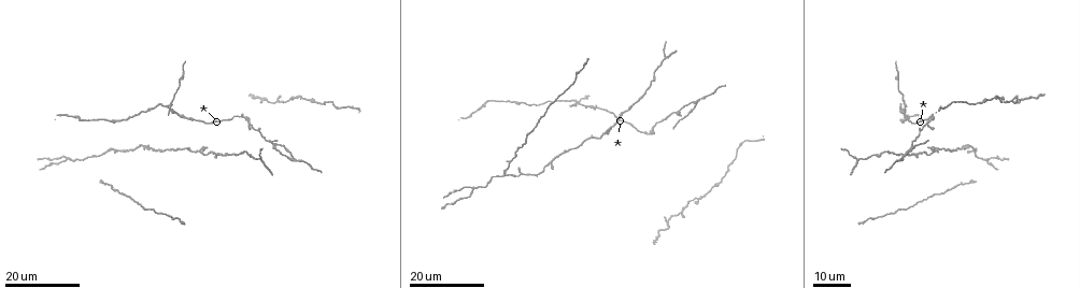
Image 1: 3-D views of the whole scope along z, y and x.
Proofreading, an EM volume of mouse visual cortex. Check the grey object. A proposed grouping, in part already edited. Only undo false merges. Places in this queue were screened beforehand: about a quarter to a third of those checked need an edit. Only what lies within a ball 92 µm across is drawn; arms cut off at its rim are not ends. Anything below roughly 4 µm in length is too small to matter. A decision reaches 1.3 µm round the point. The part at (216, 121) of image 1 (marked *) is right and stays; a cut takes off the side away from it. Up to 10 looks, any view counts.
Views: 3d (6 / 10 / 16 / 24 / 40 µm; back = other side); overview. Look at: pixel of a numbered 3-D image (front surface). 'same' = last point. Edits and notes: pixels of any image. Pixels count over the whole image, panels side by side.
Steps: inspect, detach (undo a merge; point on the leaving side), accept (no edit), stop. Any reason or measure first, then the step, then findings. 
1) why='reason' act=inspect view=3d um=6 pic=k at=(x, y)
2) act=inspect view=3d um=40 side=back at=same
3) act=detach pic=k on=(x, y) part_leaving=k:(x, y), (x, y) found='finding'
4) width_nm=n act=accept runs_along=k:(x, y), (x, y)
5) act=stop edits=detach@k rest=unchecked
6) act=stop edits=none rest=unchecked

why='branch point' act=inspect view=3d um=24 pic=1 at=(199, 153)

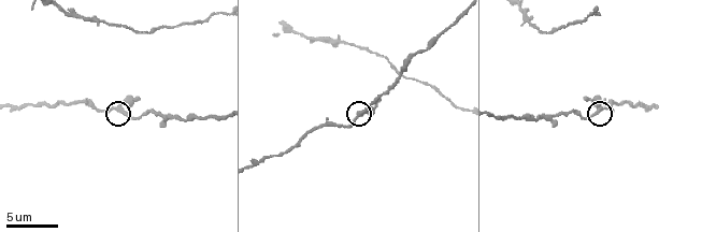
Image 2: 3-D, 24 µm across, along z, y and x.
act=inspect view=3d um=10 pic=2 at=(360, 112)

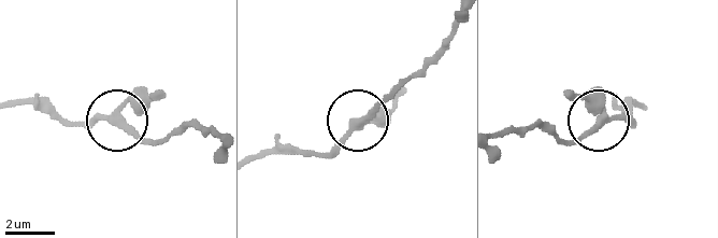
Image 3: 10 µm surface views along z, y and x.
width_nm=260 act=accept found='one cell here'

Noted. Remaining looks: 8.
why='two arms in line, one across' act=inspect view=3d um=24 pic=1 at=(1014, 103)

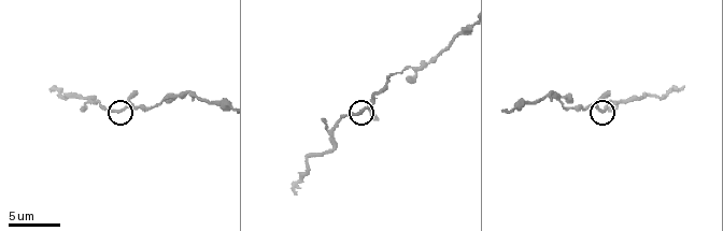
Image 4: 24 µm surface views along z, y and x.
act=inspect view=3d um=6 pic=4 at=(122, 109)

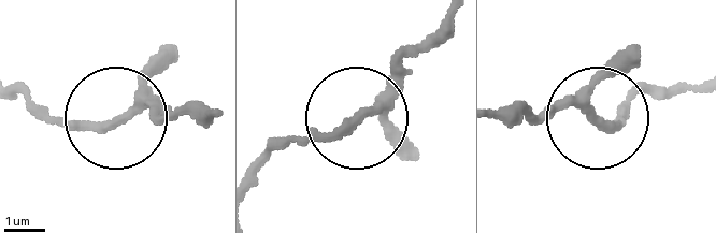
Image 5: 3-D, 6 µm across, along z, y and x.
arms=3 act=accept runs_along=5:(454, 17), (358, 120), (296, 137), (255, 172) found='continuous, no second cell'

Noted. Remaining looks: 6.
act=inspect view=3d um=16 pic=1 at=(903, 155)

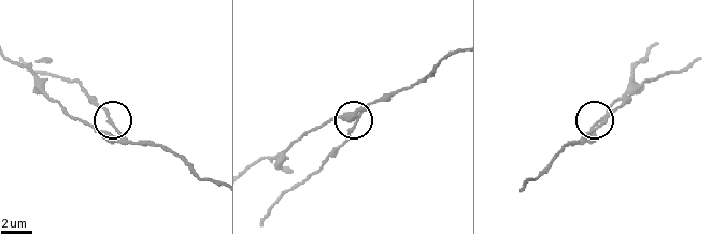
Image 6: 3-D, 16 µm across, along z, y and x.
act=inspect view=3d um=6 pic=6 at=(355, 125)

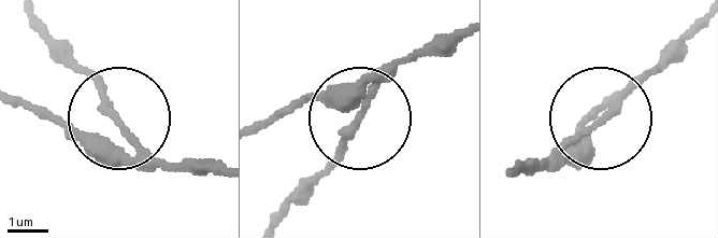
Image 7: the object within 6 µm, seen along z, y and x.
act=accept runs_along=7:(262, 121), (304, 100), (359, 111), (414, 56) found='all the same cell'

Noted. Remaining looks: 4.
why='calibre changes' act=inspect view=3d um=24 pic=1 at=(144, 145)

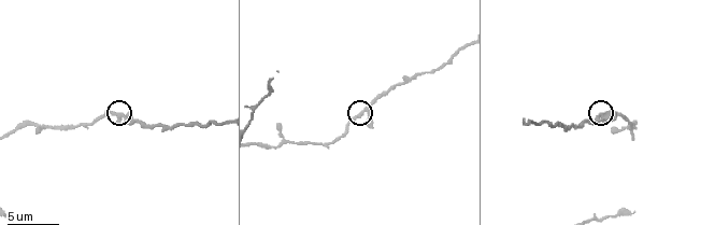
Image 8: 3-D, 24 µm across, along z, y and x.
why='closer look' act=inspect view=3d um=6 pic=8 at=(354, 117)

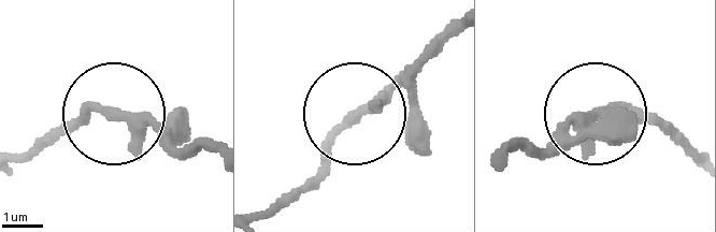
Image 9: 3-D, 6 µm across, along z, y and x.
arms=3 act=accept runs_along=9:(449, 32), (277, 203) found='continuous, no second cell'

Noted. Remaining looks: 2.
why='branch point' act=inspect view=3d um=24 pic=1 at=(990, 158)

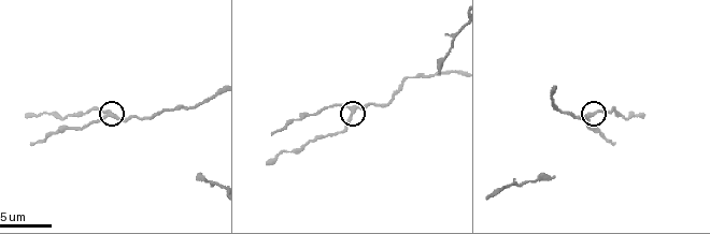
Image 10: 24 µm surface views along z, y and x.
act=inspect view=3d um=6 pic=10 at=(353, 112)

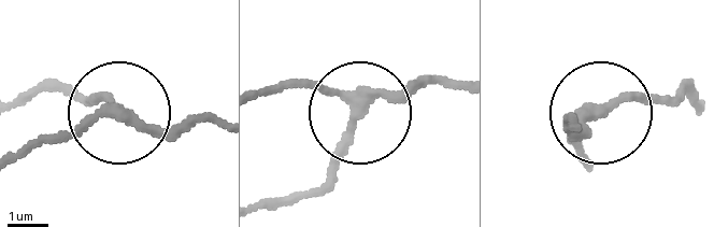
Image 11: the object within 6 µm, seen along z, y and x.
act=accept runs_along=11:(458, 84), (355, 108), (303, 84), (276, 84) found='all the same cell'

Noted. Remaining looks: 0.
act=stop edits=none rest=unchecked

